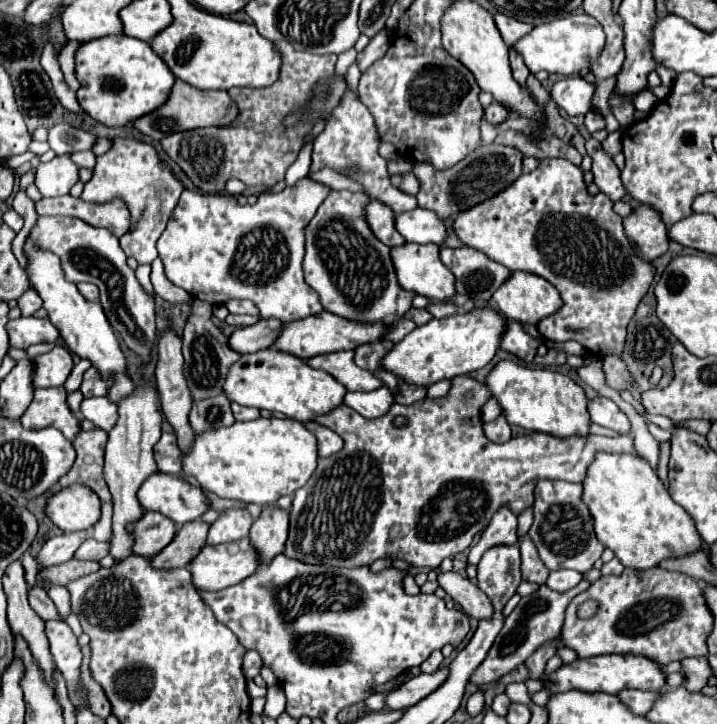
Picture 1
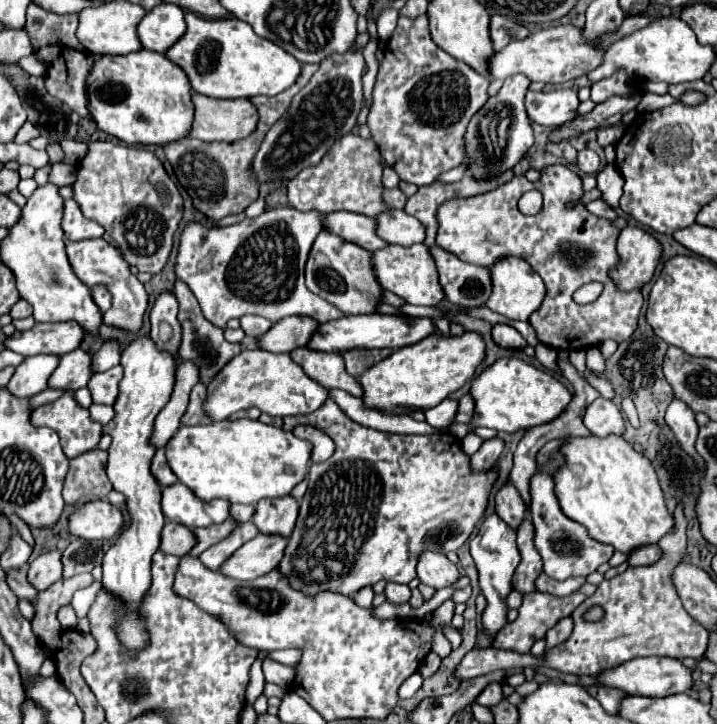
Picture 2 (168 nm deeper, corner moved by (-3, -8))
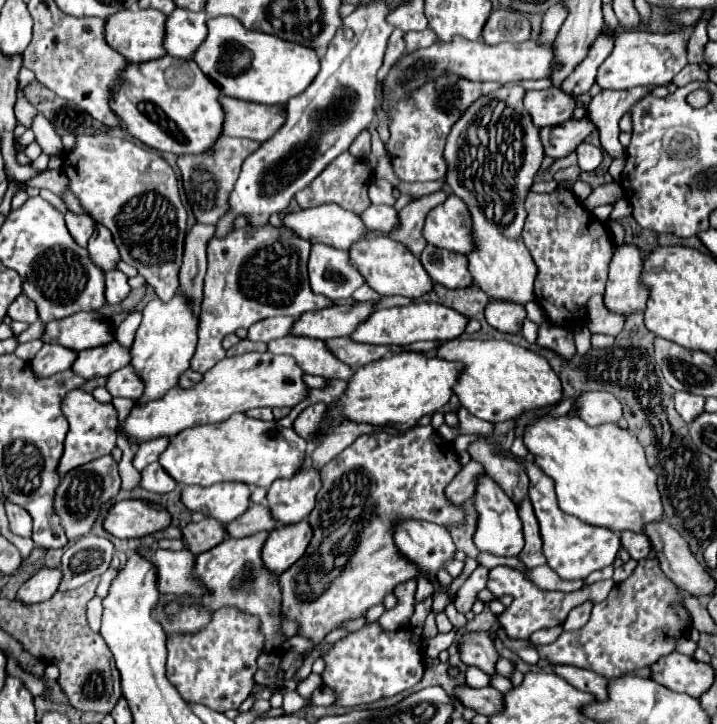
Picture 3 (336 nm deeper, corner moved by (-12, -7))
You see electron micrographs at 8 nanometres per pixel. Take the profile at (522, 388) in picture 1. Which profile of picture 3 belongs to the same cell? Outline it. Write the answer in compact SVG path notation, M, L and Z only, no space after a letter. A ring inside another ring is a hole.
M454 339L442 343L434 355L446 361L460 361L464 365L452 391L464 409L490 423L514 419L524 411L558 403L562 397L560 379L548 361L542 355L508 341Z

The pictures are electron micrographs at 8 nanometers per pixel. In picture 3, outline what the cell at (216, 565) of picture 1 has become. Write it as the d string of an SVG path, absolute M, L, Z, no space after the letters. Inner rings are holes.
M308 519L296 525L278 525L270 531L268 541L262 549L264 565L280 575L284 573L292 563L296 563L312 539L312 527L308 525Z

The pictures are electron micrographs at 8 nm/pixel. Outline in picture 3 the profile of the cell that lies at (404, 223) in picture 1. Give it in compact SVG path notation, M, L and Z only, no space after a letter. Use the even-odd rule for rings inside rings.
M370 205L366 209L366 213L360 215L360 219L364 221L364 225L368 229L378 229L384 233L388 233L396 227L396 221L398 221L396 217L398 215L396 215L394 207L390 207L390 205Z

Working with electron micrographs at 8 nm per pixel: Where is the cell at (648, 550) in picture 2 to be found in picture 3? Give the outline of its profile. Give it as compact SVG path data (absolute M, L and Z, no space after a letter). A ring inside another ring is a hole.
M624 531L624 533L620 533L620 543L632 555L632 559L636 559L636 561L646 559L650 555L650 551L652 551L652 545L650 545L648 537L644 537L642 533Z

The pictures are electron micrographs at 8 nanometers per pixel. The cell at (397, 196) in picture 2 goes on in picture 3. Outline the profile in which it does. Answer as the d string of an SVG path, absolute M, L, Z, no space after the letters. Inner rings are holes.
M376 179L372 181L372 185L368 187L368 197L372 201L372 205L394 205L394 197L392 197L392 185L386 179Z

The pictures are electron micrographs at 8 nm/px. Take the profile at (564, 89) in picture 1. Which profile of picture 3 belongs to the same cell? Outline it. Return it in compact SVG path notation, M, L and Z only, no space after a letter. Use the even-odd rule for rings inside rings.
M552 87L544 91L526 91L524 109L530 113L536 127L560 125L572 117L574 99Z

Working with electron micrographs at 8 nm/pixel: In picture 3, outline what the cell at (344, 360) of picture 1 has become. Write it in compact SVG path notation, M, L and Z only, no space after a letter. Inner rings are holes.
M286 335L282 339L270 341L268 351L274 355L294 357L298 367L310 375L320 375L324 379L344 379L344 381L352 377L352 369L346 363L338 361L326 349L324 341L318 341L318 339Z

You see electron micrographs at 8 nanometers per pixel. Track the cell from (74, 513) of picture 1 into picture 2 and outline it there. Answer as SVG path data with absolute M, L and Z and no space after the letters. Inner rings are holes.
M91 500L79 506L69 516L69 532L73 536L105 536L95 540L113 538L123 524L121 510L105 500Z

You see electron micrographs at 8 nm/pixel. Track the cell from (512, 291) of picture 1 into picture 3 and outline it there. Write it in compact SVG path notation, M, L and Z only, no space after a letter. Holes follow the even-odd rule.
M504 85L484 97L478 97L452 125L444 147L448 159L446 187L460 197L472 217L474 249L468 253L468 269L474 283L492 299L508 299L520 305L534 299L536 265L522 243L522 227L526 219L524 199L532 187L534 175L542 165L544 151L532 117L524 111L524 89Z

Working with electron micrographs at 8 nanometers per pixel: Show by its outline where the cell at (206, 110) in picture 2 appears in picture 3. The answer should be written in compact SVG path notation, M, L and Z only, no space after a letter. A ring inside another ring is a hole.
M220 97L226 111L224 135L248 137L254 141L268 141L286 121L286 109L280 105L260 105L234 97Z

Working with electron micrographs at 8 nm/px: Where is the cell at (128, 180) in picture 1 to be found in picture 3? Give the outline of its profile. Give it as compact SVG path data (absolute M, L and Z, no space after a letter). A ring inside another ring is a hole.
M98 133L76 137L74 147L66 151L66 157L62 155L62 173L66 173L68 187L80 199L86 213L96 217L96 221L100 221L104 227L110 229L114 243L120 251L120 259L132 265L162 301L168 301L178 289L178 271L184 253L184 237L188 229L186 209L180 201L178 179L172 167L158 155L157 151L139 142Z

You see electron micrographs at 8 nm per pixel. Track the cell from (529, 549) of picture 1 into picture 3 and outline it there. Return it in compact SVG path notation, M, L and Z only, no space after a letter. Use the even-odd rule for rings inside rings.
M524 499L520 505L518 505L518 515L520 515L520 521L524 525L524 549L520 551L518 559L530 569L538 567L538 565L544 565L546 563L546 557L542 553L542 539L540 539L540 529L538 529L538 519L534 515L534 509L532 509L532 503L528 499Z

